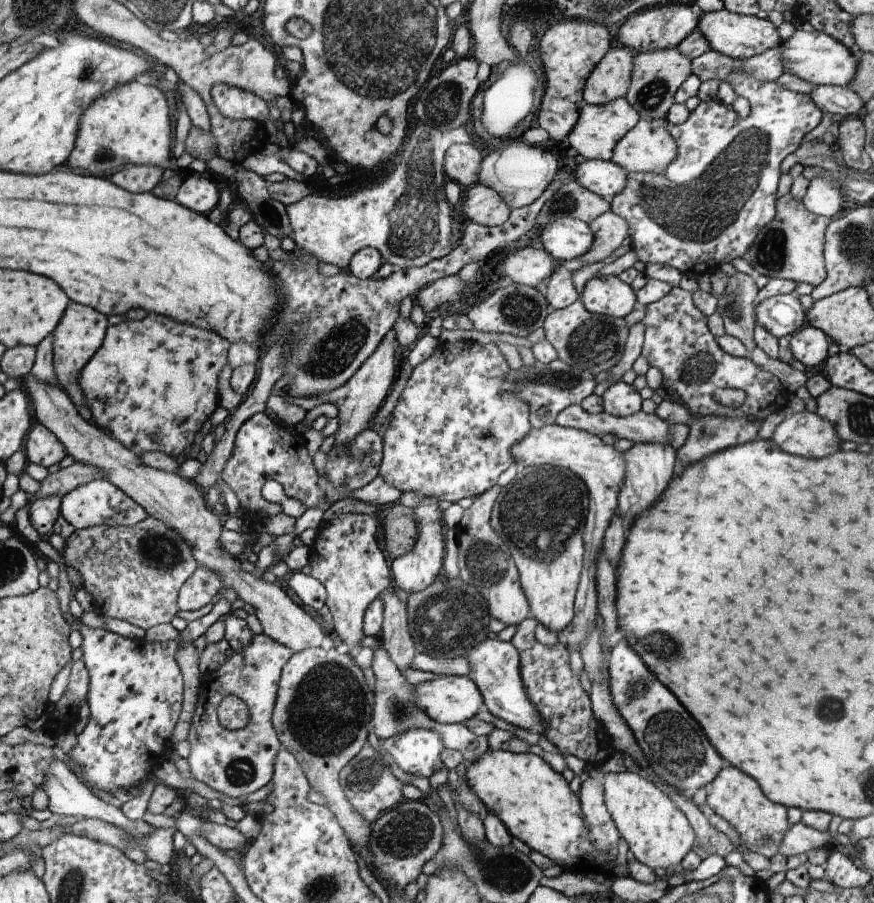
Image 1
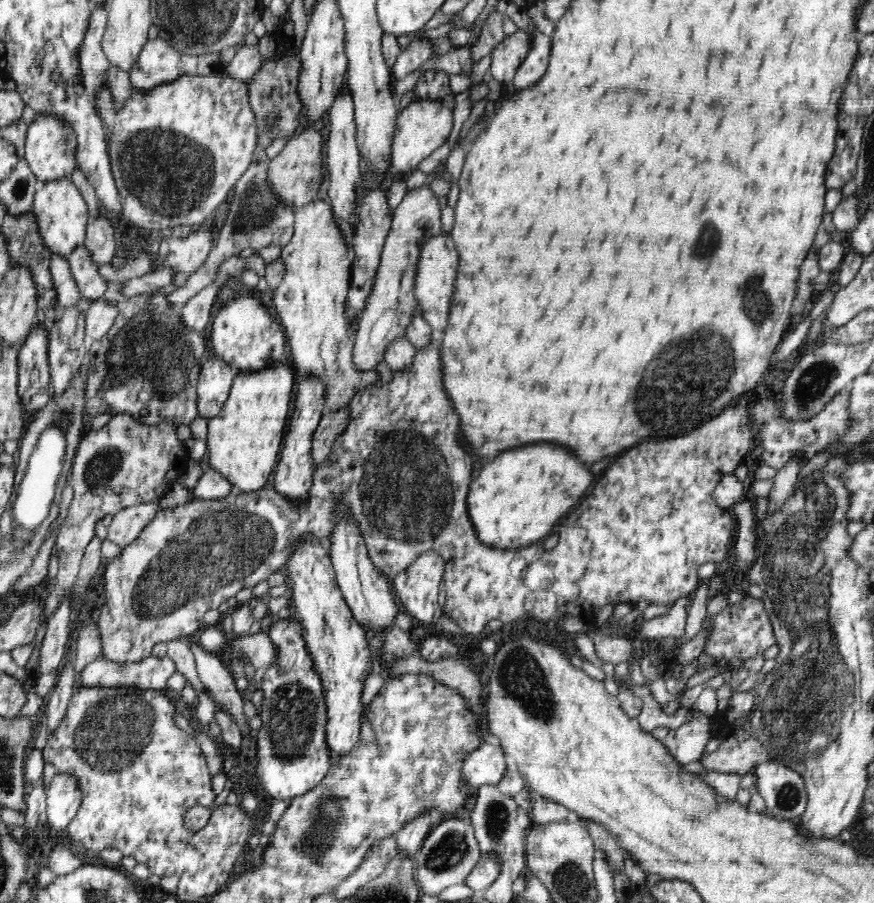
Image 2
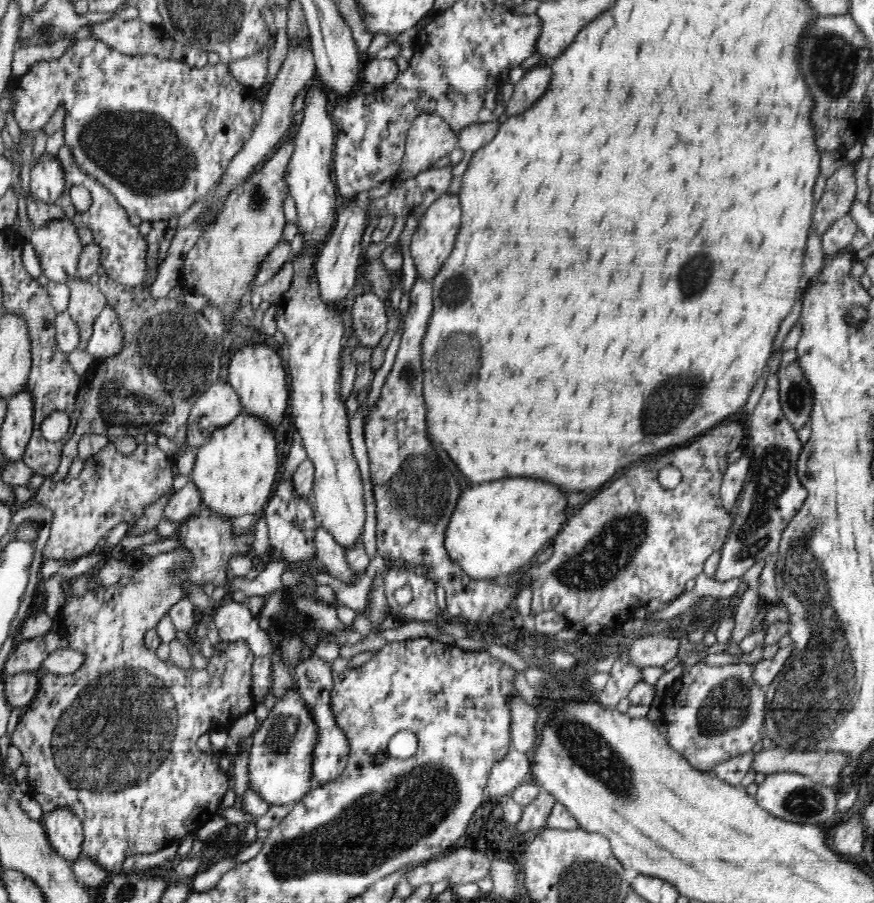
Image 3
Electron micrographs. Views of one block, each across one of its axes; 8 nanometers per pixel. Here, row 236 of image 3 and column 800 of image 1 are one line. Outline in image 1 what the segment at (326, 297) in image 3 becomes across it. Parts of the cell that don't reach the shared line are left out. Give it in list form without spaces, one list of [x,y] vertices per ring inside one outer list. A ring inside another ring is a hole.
[[[806,324],[791,334],[789,345],[793,358],[808,368],[814,368],[828,358],[830,338],[822,330]]]

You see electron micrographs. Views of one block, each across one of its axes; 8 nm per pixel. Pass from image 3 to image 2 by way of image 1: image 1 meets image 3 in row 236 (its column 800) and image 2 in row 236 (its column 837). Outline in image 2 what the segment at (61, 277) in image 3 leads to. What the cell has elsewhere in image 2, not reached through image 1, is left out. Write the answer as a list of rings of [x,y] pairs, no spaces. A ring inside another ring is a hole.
[[[70,176],[62,180],[44,182],[43,188],[34,194],[33,210],[40,236],[52,254],[67,257],[74,248],[84,244],[90,209],[80,189],[73,183]]]

